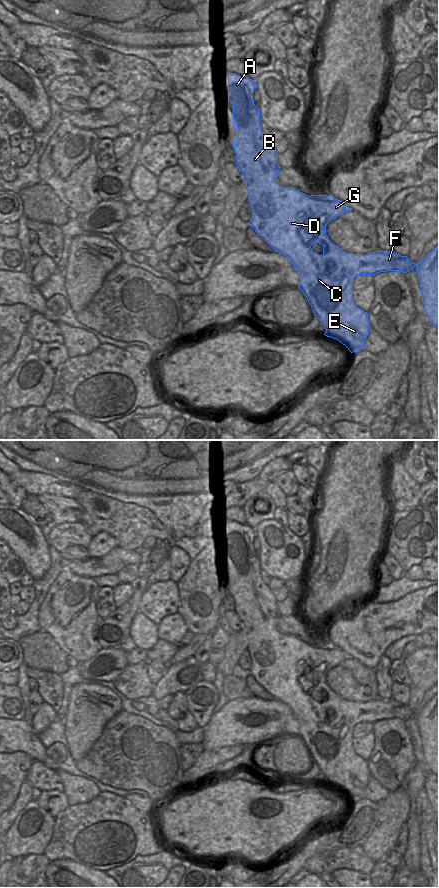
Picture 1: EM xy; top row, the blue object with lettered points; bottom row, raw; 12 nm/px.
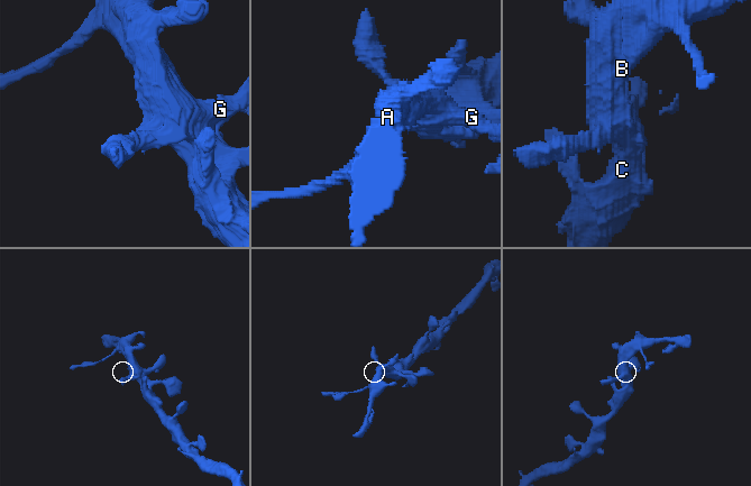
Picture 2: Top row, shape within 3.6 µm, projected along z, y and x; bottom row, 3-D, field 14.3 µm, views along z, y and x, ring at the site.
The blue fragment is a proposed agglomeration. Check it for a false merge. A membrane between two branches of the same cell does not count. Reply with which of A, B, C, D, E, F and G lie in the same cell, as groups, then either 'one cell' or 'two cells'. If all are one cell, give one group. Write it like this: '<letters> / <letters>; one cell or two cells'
A B C D E F G; one cell

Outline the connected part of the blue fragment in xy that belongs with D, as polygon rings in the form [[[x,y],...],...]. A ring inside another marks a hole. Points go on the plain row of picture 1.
[[[228,521],[228,549],[233,552],[233,575],[238,578],[238,585],[233,588],[236,601],[234,610],[242,621],[249,640],[247,650],[252,660],[249,672],[274,699],[291,708],[300,724],[298,736],[304,741],[314,763],[326,777],[324,783],[338,788],[351,801],[363,797],[371,774],[367,760],[358,756],[353,749],[354,726],[359,723],[374,724],[386,719],[407,721],[415,713],[425,760],[431,772],[439,776],[439,692],[417,712],[392,698],[355,703],[333,692],[326,683],[327,672],[352,657],[335,645],[308,644],[292,635],[283,635],[277,629],[281,615],[277,612],[276,597],[261,578],[260,558],[253,548],[255,537],[255,530],[249,525]],[[313,691],[324,695],[321,703],[313,699]]]

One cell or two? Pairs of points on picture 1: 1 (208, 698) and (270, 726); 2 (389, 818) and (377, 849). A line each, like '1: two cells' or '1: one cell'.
1: two cells
2: one cell

